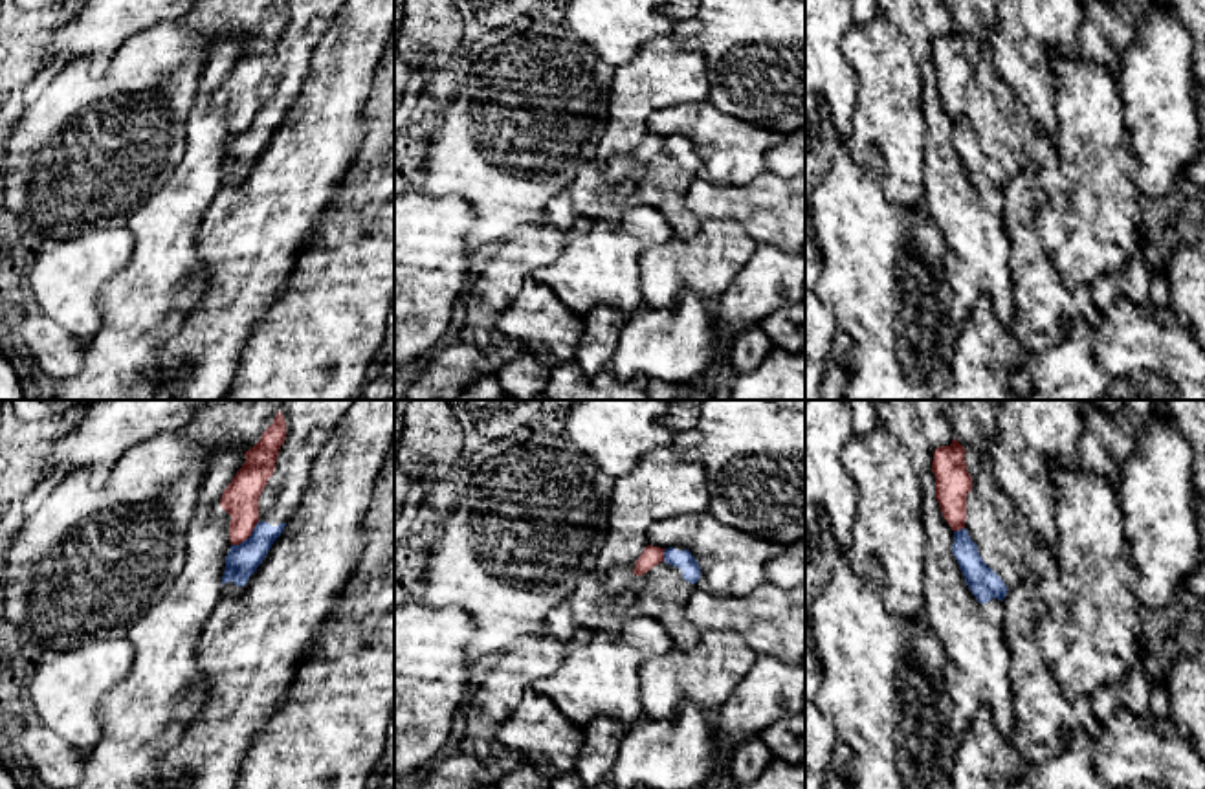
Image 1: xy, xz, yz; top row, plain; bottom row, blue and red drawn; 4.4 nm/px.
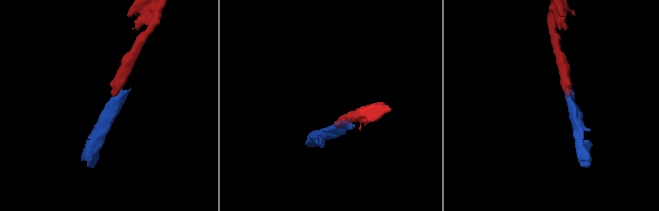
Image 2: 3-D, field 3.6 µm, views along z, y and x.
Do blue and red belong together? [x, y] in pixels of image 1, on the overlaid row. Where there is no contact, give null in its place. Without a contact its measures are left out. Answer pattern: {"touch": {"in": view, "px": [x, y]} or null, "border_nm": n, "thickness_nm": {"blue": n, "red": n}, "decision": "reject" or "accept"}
{"touch": {"in": "xy", "px": [248, 538]}, "border_nm": 170, "thickness_nm": {"blue": 140, "red": 160}, "decision": "reject"}

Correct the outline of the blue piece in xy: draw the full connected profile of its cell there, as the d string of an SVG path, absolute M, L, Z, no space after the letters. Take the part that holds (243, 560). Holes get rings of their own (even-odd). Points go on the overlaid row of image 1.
M282 400L279 411L286 422L286 439L273 475L259 497L259 523L246 541L231 545L222 585L227 582L246 585L262 563L295 514L310 483L310 468L350 404L352 400Z

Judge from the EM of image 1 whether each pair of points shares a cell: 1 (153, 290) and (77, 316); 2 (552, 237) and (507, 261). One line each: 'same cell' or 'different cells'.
1: different cells
2: same cell

